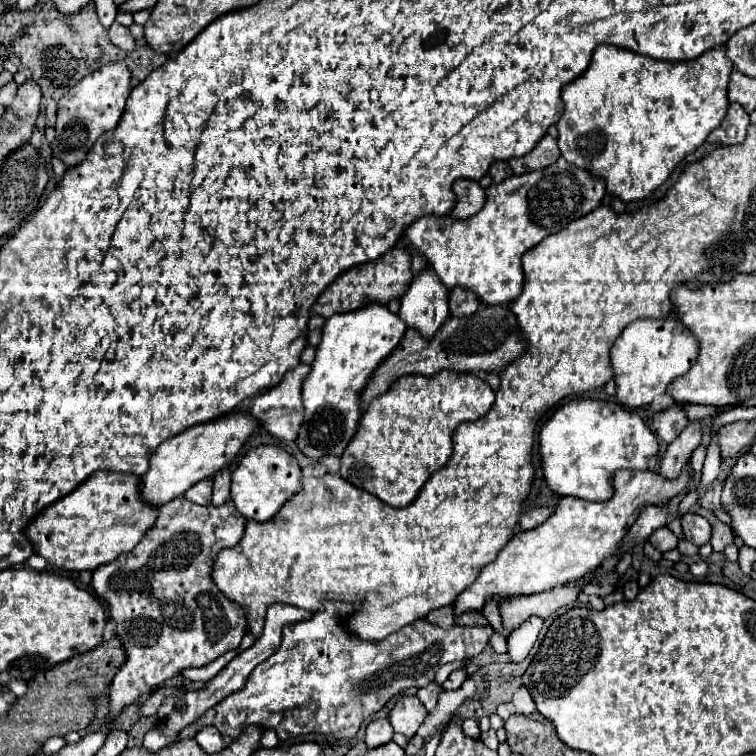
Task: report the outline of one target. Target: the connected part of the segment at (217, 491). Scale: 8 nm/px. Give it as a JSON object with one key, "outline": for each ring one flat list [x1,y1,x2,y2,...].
{"outline":[[220,469,214,475,214,495,212,495,212,505,222,505,230,499,230,471]]}

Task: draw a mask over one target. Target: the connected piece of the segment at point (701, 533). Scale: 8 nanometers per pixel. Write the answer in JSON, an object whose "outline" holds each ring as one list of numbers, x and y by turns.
{"outline":[[686,513,682,517,682,529,684,529,684,537,696,545,704,545,710,541,712,527,708,519,704,519,698,513]]}

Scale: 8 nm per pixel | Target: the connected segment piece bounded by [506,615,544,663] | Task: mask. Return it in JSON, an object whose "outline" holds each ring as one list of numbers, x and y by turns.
{"outline":[[528,617,526,623,522,623,522,627,516,627,514,633,510,633,506,637,506,643,508,643,508,657,510,661,514,663,520,663,522,659,526,659,526,655,530,653,540,629,542,629,542,619,540,617]]}

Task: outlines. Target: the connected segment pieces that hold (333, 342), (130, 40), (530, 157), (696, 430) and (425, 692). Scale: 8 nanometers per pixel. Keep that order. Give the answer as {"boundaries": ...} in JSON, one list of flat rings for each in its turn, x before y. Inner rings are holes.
{"boundaries":[[[376,301,360,307,358,311,348,311,346,315,332,315,326,321,322,341,316,347,312,371,302,385,306,413,296,443,304,455,312,459,342,455,360,419,358,391,368,383,372,371,398,347,404,331,404,319]],[[112,23,112,27,108,29,108,33,110,33,110,39,112,39,112,43,116,45,116,47,120,47,120,49,124,49,124,51,134,51,136,49,136,41,134,41,134,37,130,35,130,31,128,31,128,27,124,27,124,25,120,25,120,23]],[[544,135,528,155,510,159,508,163,510,163,512,171,516,175,520,175,520,169,524,169,524,171,542,169,542,167,548,167,548,163,554,163,558,157,560,157,560,151,558,151,556,139,552,139,550,135]],[[694,419,686,425,686,429,668,445,666,455,662,455,660,471,666,477,678,477,682,467,688,463,692,451,702,443,702,423]],[[432,681,432,683,428,683,426,687,422,687,422,689,418,689,418,699,426,705,426,709,428,711,434,711,436,709,436,703,438,703,438,695,440,695,440,691,442,691,442,687,436,683,436,681]]]}

